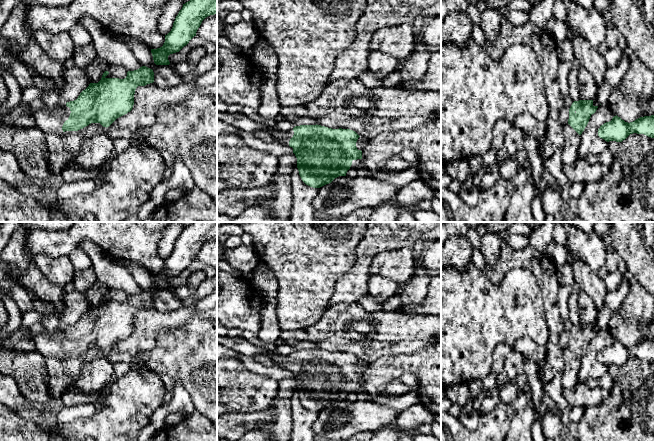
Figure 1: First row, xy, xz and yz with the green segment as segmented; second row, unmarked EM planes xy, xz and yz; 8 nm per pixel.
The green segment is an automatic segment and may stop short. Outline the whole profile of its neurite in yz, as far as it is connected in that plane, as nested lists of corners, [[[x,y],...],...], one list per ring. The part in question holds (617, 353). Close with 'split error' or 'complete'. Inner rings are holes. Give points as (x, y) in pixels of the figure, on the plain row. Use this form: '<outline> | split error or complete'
[[[616,339],[598,353],[598,360],[607,366],[622,366],[633,357],[654,362],[654,339],[640,341],[630,347]]] | complete

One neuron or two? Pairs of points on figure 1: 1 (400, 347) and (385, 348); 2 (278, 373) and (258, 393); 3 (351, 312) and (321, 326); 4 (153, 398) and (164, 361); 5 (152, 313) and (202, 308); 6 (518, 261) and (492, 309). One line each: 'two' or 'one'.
1: one
2: two
3: one
4: two
5: one
6: two

